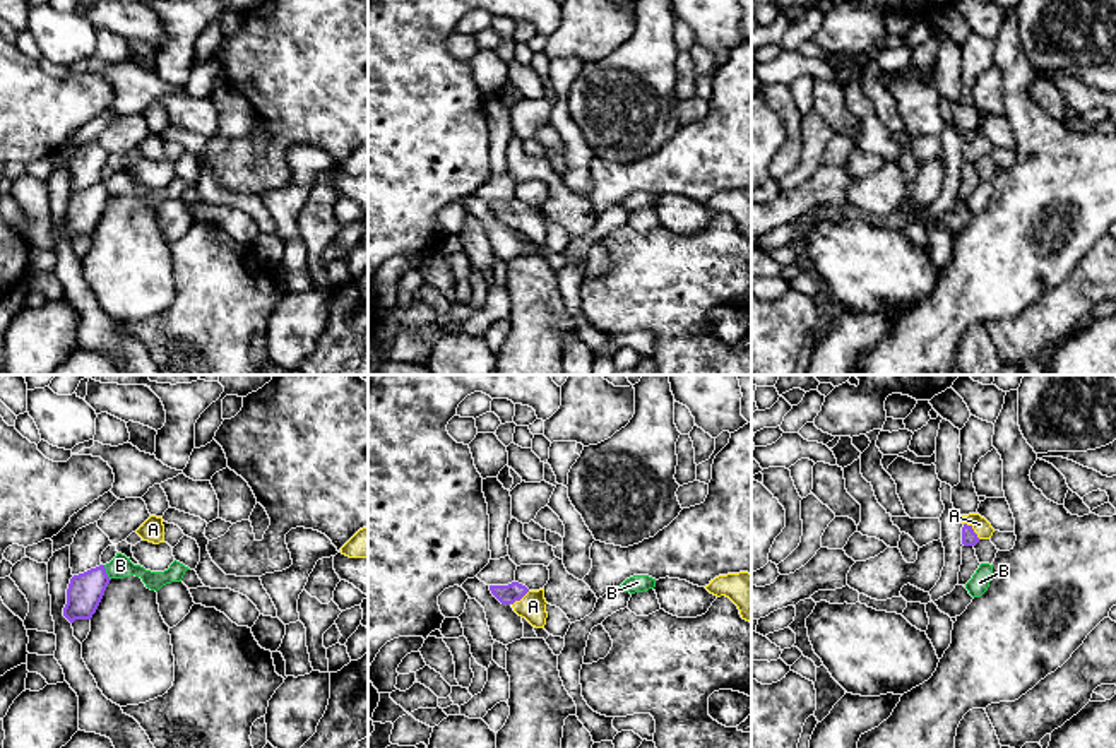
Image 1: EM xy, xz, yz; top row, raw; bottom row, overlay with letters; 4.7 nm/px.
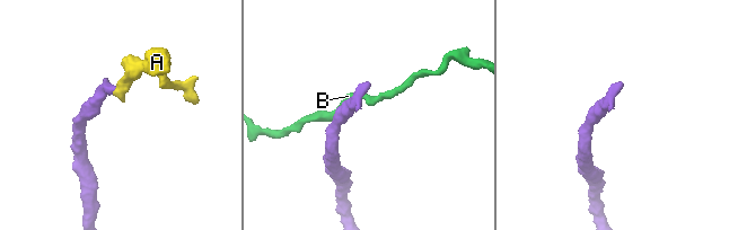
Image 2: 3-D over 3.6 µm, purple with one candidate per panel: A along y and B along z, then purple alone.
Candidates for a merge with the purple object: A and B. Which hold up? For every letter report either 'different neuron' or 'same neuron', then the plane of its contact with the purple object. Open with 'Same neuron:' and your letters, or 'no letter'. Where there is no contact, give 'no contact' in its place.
Same neuron: A
A: same neuron; meets purple in yz
B: different neuron; meets purple in xy

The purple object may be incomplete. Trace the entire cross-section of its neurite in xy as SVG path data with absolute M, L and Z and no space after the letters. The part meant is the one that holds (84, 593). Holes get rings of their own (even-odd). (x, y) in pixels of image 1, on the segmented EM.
M104 565L74 575L67 589L67 604L63 616L74 623L75 620L91 620L96 613L104 591L110 584Z

